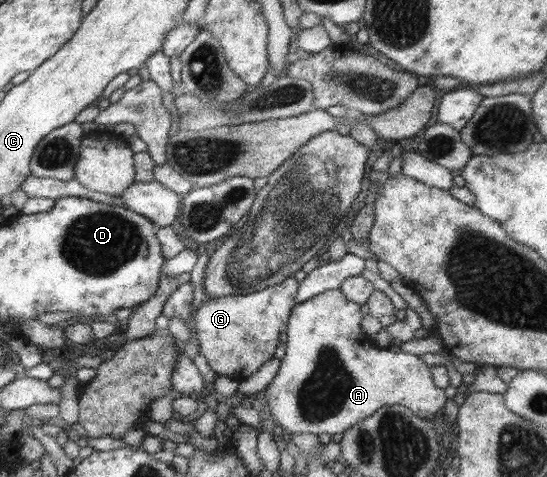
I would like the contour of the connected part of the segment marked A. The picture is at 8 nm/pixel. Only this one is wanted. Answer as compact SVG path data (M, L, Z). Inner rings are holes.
M340 289L326 290L324 293L294 306L286 331L286 354L281 360L281 366L277 376L273 379L272 383L268 385L268 388L265 391L247 399L247 404L257 409L262 408L263 405L267 405L267 411L269 411L269 415L271 415L271 419L275 419L275 425L281 427L284 431L288 431L288 433L292 433L292 435L298 433L313 433L314 435L319 435L320 433L330 433L330 435L344 433L356 422L360 422L362 418L370 417L372 414L376 413L382 406L402 405L412 411L416 417L429 421L443 413L449 399L446 398L444 389L440 389L434 385L432 372L424 361L417 355L402 352L394 348L376 349L375 345L362 345L364 341L368 341L368 334L364 335L362 329L360 329L362 317L364 317L364 315L360 313L360 305L354 303L353 300L350 300Z

